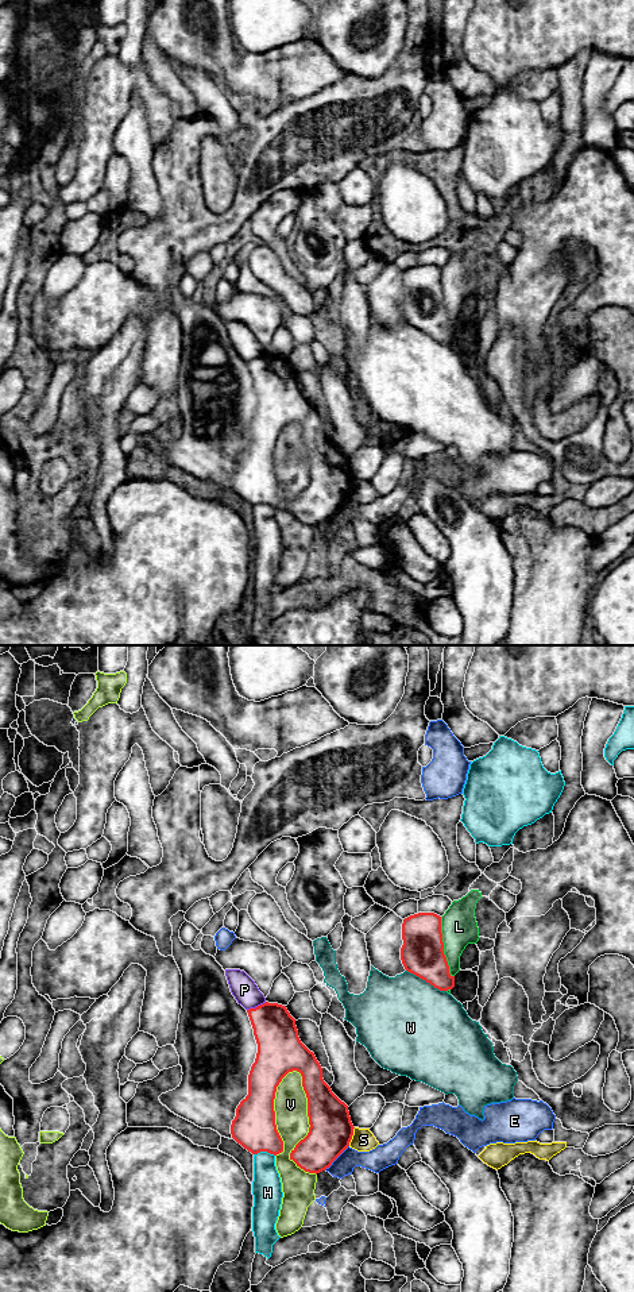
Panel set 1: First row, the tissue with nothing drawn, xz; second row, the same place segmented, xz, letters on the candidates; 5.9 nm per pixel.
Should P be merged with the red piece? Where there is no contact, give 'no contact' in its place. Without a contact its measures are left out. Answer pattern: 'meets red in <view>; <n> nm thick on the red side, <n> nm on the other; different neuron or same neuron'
meets red in xz; 260 nm thick on the red side, 150 nm on the other; different neuron

